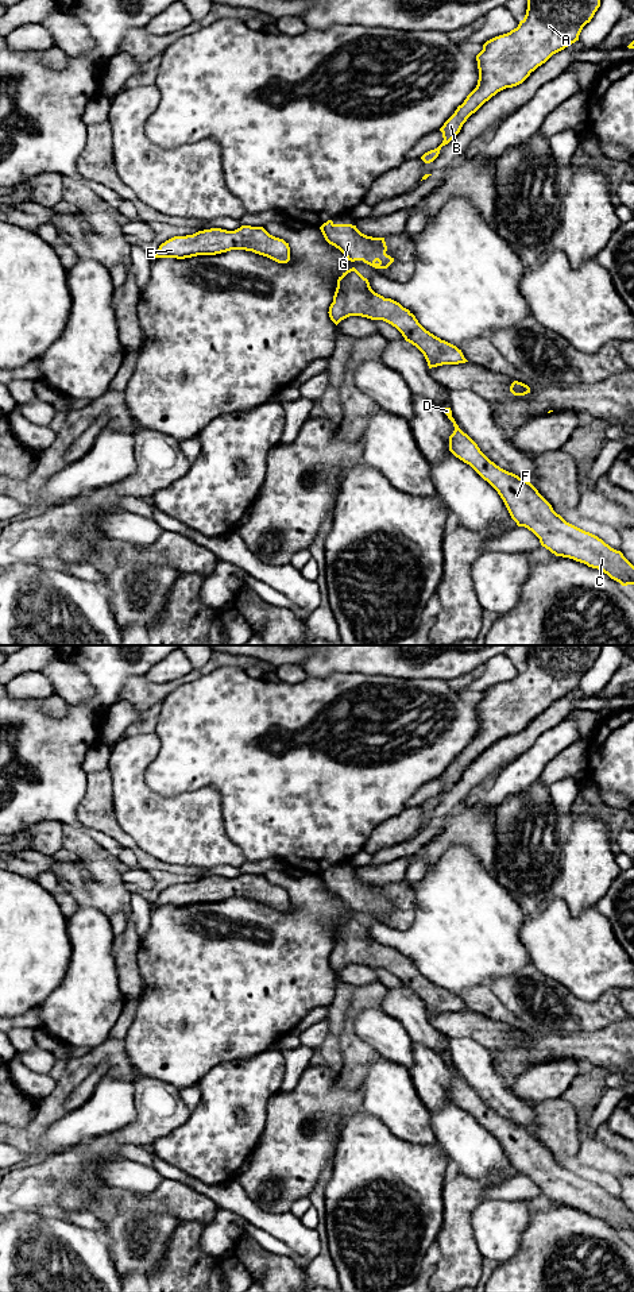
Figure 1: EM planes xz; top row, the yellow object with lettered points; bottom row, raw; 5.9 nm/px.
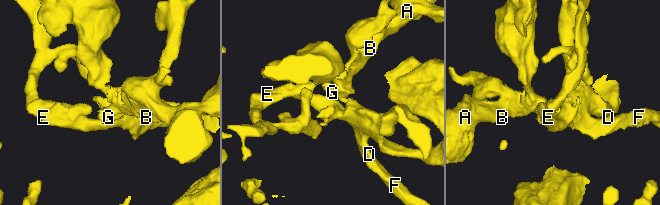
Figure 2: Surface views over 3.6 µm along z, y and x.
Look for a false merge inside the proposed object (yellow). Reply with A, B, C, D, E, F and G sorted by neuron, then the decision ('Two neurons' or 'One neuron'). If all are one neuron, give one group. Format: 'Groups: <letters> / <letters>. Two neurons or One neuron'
Groups: A B C D E F G. One neuron

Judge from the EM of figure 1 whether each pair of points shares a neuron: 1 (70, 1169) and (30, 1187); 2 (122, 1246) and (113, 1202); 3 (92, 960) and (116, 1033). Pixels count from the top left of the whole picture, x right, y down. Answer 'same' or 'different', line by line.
1: same
2: same
3: different

